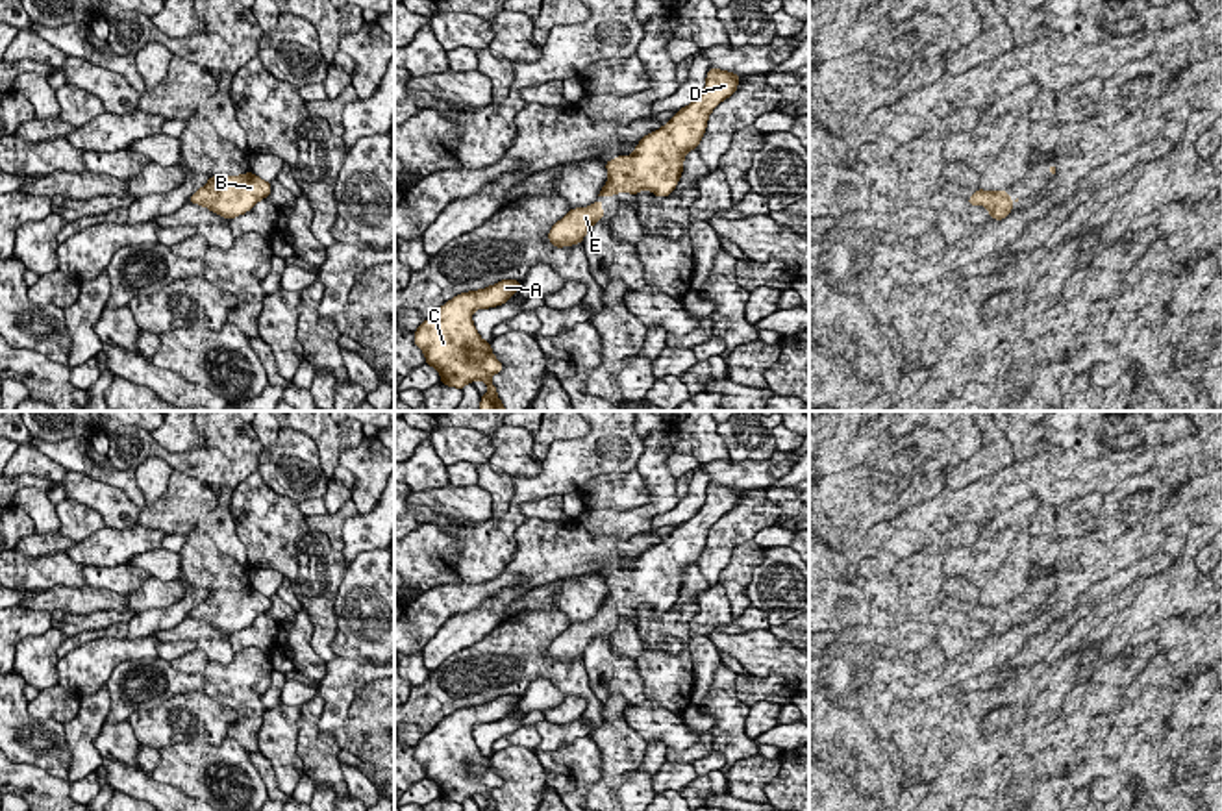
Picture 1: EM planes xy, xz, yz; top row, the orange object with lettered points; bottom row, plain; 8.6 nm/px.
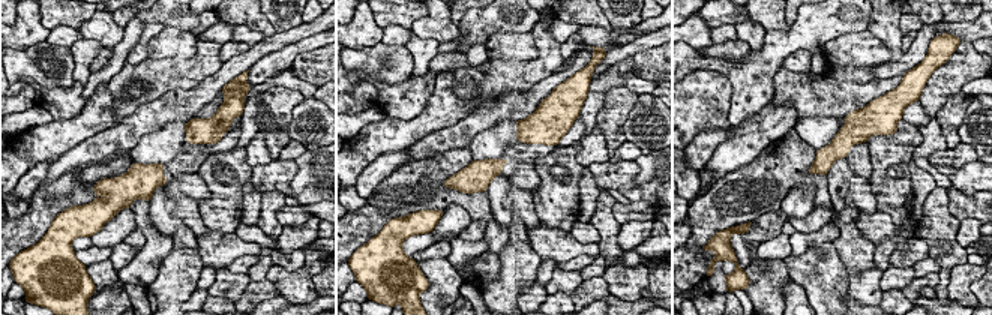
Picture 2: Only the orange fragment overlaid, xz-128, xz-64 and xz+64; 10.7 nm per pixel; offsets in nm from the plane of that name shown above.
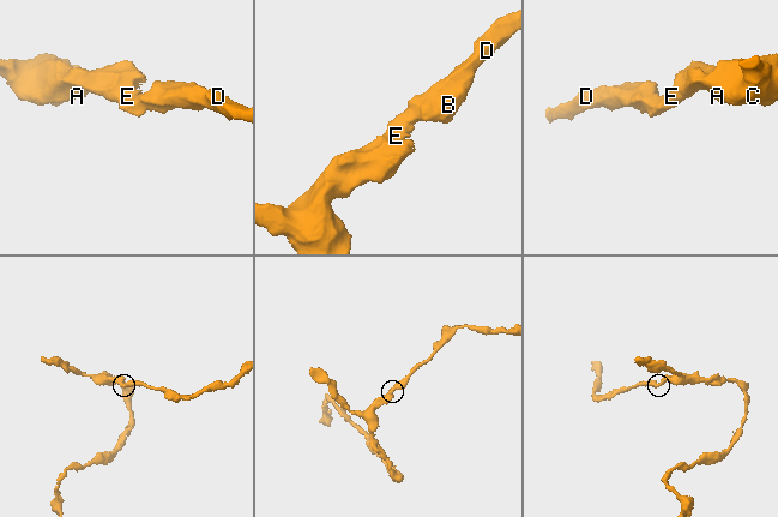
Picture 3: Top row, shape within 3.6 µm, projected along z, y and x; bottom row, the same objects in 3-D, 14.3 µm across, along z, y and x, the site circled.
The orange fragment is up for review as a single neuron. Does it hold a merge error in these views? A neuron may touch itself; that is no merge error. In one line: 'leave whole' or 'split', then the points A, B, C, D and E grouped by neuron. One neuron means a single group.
leave whole; groups A B C D E

